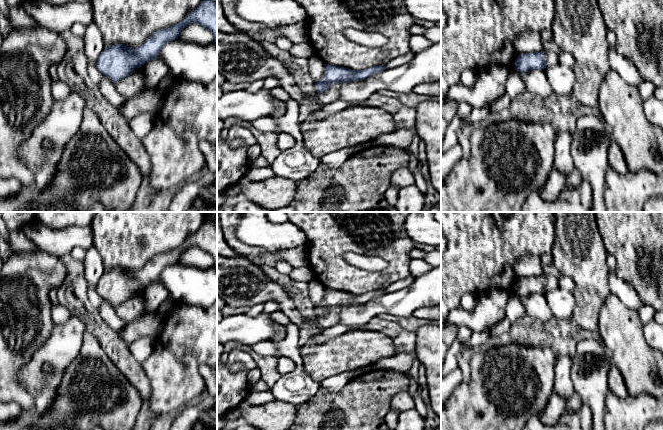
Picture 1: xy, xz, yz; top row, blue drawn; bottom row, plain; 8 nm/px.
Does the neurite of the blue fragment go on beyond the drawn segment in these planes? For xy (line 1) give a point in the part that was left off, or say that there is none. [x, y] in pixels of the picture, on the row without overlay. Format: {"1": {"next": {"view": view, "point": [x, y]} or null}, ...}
{"1": {"next": null}}

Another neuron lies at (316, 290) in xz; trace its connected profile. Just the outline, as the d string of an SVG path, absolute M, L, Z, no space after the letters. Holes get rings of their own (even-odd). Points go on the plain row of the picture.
M315 279L309 282L309 295L314 307L322 304L324 292L325 287L318 280Z

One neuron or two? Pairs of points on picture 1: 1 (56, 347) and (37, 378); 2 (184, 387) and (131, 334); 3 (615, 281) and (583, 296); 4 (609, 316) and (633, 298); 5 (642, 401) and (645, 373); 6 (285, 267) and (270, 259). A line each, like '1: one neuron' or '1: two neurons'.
1: one neuron
2: two neurons
3: two neurons
4: two neurons
5: two neurons
6: two neurons

